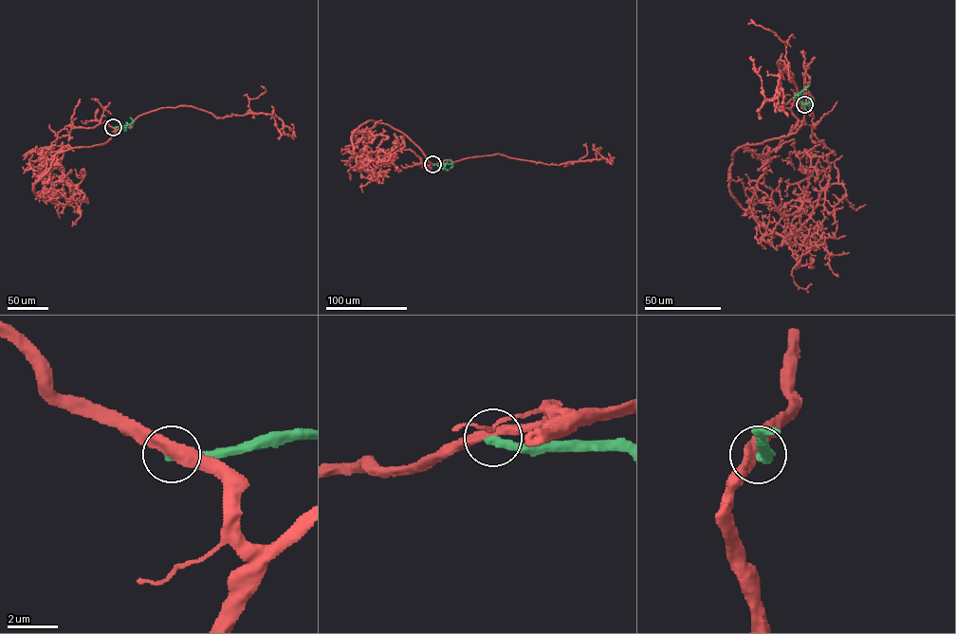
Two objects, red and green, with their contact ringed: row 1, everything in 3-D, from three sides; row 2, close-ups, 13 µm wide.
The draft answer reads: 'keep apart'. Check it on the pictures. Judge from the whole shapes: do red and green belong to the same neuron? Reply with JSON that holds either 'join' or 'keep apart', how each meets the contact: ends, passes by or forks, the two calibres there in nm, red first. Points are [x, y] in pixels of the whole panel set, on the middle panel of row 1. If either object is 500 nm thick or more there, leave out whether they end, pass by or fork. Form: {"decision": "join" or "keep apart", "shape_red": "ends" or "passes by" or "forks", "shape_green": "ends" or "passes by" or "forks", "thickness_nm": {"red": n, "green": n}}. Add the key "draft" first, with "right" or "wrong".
{"draft": "right", "decision": "keep apart", "shape_red": "passes by", "shape_green": "ends", "thickness_nm": {"red": 420, "green": 360}}

